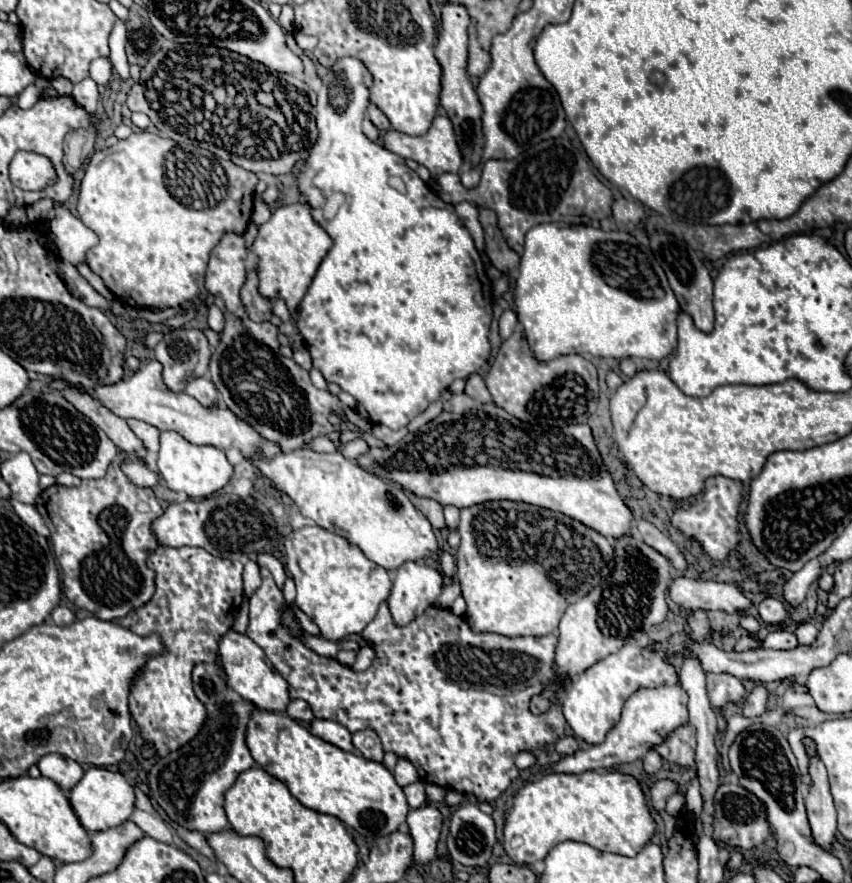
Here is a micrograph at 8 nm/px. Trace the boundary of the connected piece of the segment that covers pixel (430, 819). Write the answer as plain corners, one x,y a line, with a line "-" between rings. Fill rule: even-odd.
430,804
410,810
406,822
414,840
414,862
430,864
436,856
436,842
442,828
440,810

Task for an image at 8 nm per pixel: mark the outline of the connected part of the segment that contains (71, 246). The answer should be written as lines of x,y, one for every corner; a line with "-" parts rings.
56,204
48,216
48,230
52,232
52,240
58,248
62,260
78,266
84,262
86,252
98,244
98,236
82,224
80,218
70,214
64,206

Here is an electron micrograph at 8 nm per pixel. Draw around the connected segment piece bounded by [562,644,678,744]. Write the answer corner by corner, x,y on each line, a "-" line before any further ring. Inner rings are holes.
626,644
622,650
608,654
606,658
584,670
576,680
572,680
562,704
562,712
568,726
578,738
586,740
588,744
600,744
618,722
620,710
630,694
640,688
674,684
678,684
678,672
670,662
666,662
666,652
658,644
654,644
652,648
636,648
634,644

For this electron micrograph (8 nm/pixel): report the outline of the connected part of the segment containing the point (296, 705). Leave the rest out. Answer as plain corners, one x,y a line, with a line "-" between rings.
292,700
286,708
286,714
292,716
292,718
296,716
296,720
302,720
302,722
312,722
314,720
314,714
312,714
310,706
302,700

